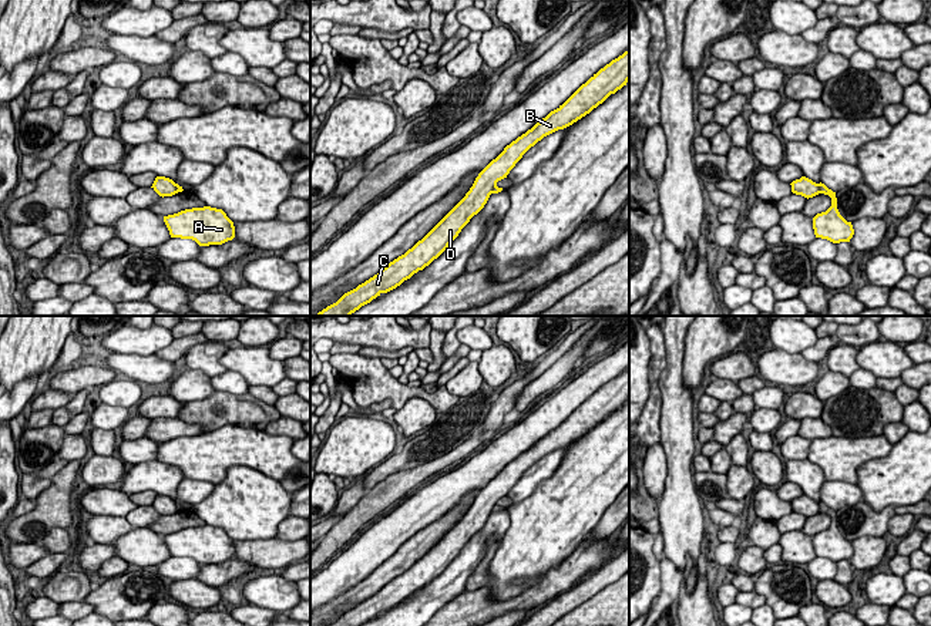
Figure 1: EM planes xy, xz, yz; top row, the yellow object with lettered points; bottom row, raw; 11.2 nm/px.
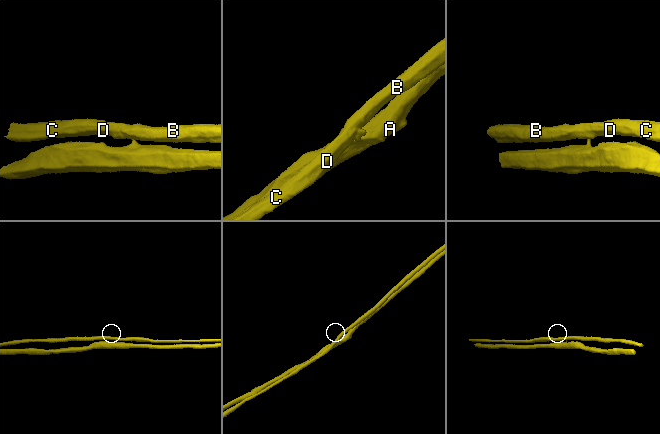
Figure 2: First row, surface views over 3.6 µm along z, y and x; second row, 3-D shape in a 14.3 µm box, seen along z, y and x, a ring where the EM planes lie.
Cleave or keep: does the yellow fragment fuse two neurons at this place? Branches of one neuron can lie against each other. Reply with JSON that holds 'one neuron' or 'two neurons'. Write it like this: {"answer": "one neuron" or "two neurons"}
{"answer": "two neurons"}

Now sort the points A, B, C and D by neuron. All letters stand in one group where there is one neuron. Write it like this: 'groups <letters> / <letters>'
groups A / B C D

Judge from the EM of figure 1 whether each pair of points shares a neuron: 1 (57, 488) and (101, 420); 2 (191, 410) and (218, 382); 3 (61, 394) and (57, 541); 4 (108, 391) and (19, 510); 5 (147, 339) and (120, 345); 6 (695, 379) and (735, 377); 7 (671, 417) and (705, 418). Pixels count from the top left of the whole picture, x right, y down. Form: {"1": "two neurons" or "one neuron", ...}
{"1": "two neurons", "2": "two neurons", "3": "one neuron", "4": "two neurons", "5": "one neuron", "6": "two neurons", "7": "two neurons"}

